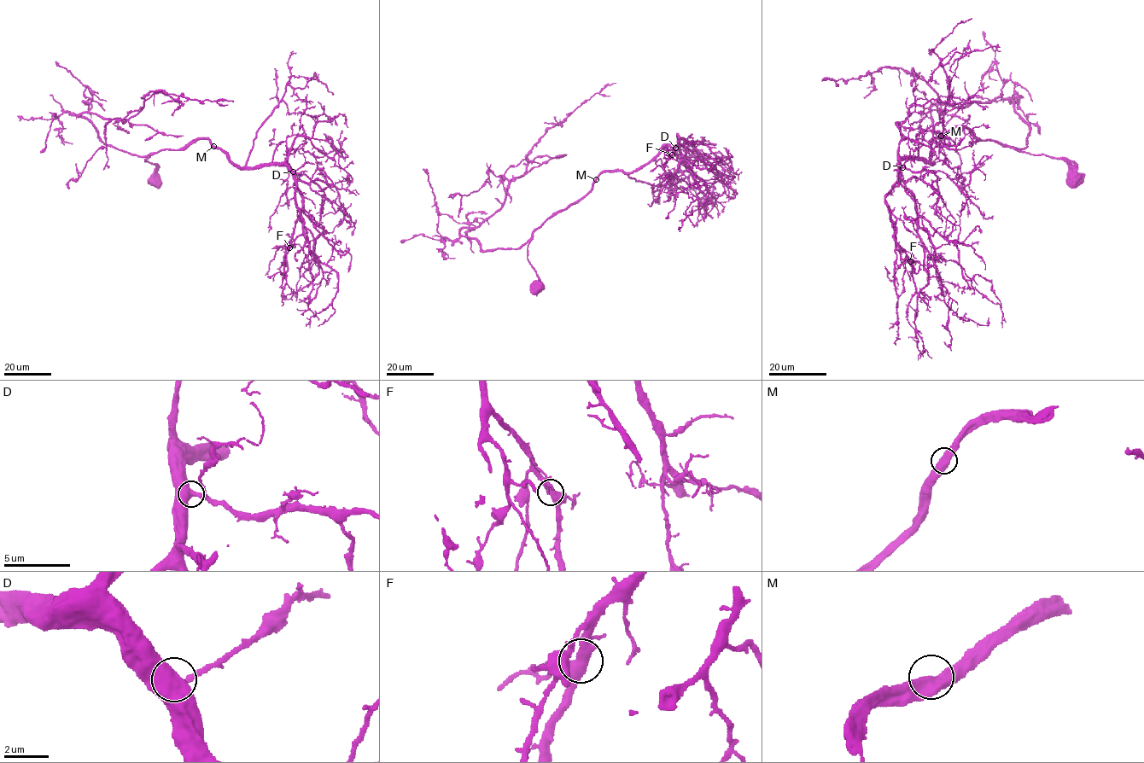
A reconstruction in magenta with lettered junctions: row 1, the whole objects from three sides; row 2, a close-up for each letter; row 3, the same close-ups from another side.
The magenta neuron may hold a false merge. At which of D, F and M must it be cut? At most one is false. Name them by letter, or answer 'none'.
none

